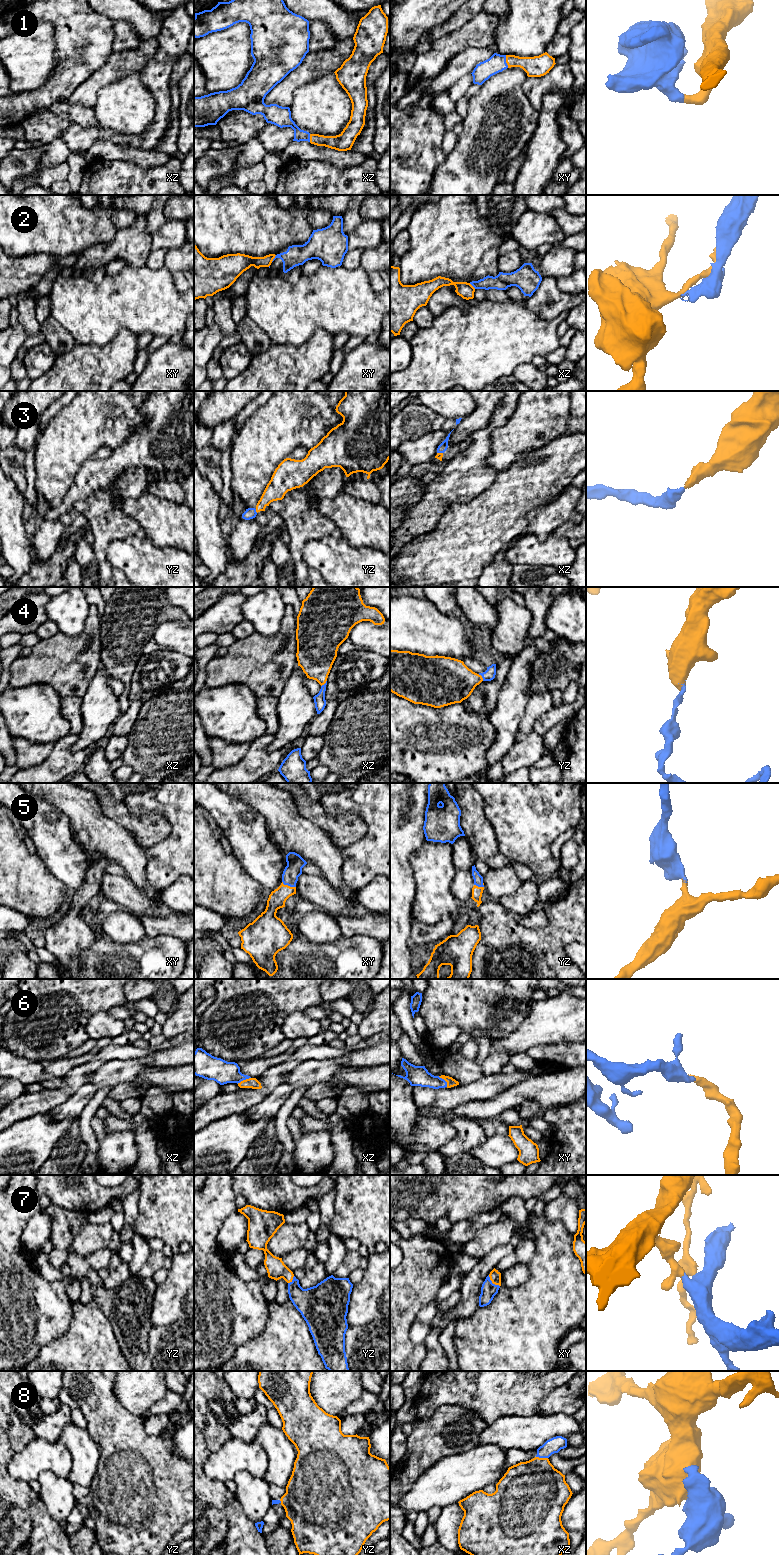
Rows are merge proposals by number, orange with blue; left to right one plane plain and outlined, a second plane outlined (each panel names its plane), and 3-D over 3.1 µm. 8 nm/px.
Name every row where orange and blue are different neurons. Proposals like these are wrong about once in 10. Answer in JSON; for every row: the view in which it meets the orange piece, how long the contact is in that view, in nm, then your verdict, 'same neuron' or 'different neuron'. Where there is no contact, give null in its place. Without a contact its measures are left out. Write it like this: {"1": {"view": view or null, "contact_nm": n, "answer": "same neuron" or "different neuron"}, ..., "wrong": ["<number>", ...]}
{"1": {"view": "xy", "contact_nm": 110, "answer": "same neuron"}, "2": {"view": "xy", "contact_nm": 70, "answer": "different neuron"}, "3": {"view": "yz", "contact_nm": 40, "answer": "same neuron"}, "4": {"view": "yz", "contact_nm": 70, "answer": "same neuron"}, "5": {"view": "xy", "contact_nm": 120, "answer": "same neuron"}, "6": {"view": "xz", "contact_nm": 120, "answer": "same neuron"}, "7": {"view": "xy", "contact_nm": 130, "answer": "same neuron"}, "8": {"view": "xz", "contact_nm": 100, "answer": "same neuron"}, "wrong": ["2"]}

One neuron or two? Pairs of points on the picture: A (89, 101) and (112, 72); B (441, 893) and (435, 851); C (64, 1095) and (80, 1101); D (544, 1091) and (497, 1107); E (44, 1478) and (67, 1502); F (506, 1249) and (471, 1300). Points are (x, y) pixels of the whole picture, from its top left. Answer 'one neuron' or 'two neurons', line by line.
A: one neuron
B: one neuron
C: two neurons
D: one neuron
E: one neuron
F: one neuron

